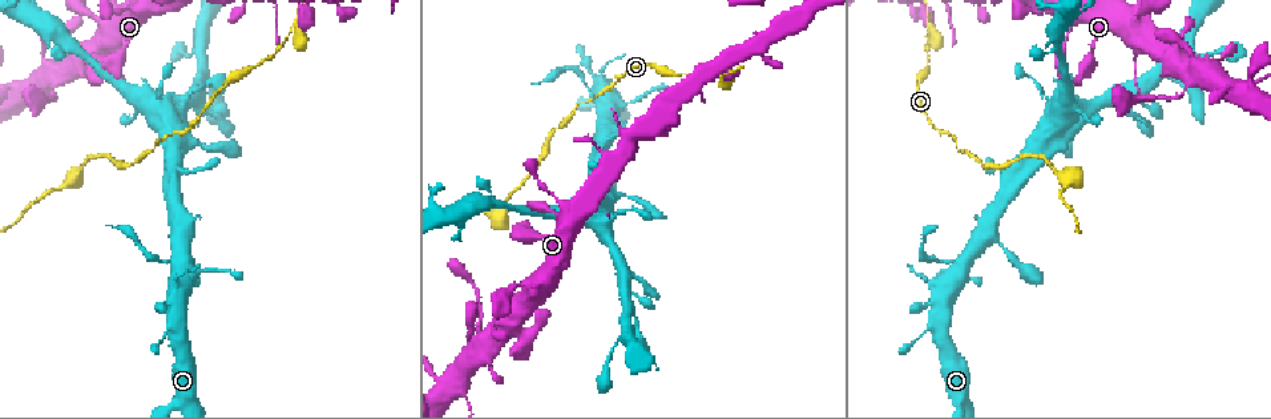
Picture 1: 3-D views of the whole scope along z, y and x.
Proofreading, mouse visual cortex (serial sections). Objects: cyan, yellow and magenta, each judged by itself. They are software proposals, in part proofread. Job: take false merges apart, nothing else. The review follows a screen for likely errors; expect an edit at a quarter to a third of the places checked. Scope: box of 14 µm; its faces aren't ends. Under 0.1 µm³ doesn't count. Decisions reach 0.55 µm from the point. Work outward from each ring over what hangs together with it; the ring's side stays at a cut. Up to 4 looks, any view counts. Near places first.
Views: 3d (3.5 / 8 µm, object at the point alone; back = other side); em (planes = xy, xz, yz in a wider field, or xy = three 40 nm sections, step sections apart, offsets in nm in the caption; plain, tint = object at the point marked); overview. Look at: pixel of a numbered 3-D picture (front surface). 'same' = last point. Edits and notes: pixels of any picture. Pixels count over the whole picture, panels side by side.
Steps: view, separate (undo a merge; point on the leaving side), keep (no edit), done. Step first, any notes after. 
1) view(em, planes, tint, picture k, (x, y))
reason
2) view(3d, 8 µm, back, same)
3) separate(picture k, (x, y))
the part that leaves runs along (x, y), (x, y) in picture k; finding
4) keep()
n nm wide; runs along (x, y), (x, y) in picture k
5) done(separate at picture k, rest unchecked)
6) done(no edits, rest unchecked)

view(3d, 3.5 µm, picture 1, (721, 77))
sharp bend

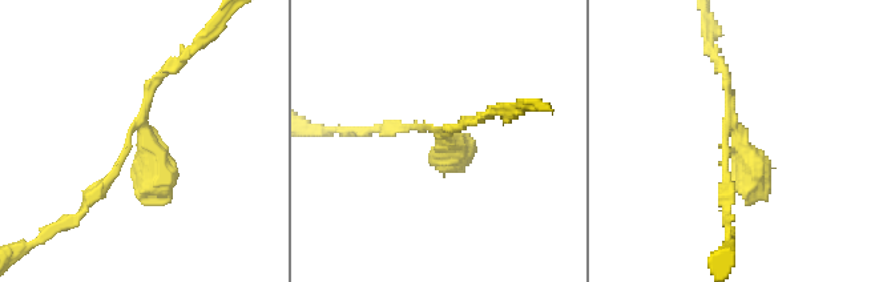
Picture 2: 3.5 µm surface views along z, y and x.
view(em, xy, step 2, tint, picture 2, (429, 125))

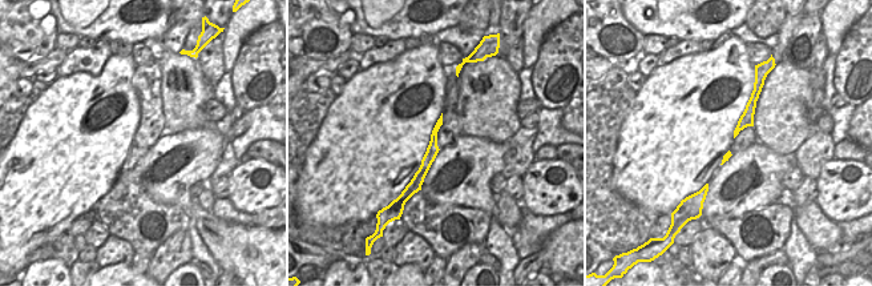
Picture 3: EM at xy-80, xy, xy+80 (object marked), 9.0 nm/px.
keep()
runs along (434, 137), (432, 152), (410, 189) in picture 3; all the same cell

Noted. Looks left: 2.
view(3d, 3.5 µm, picture 1, (440, 395))
sharp bend

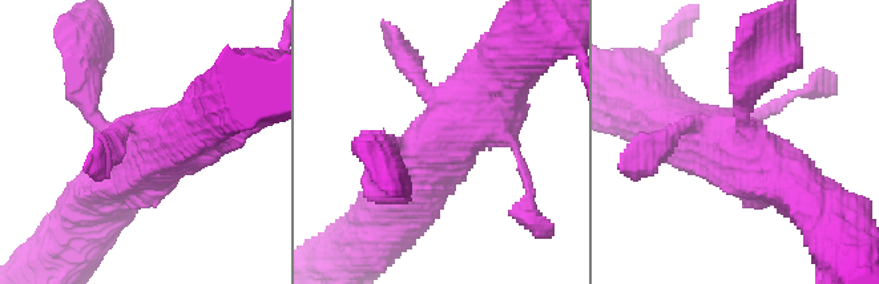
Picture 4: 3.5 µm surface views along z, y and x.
view(em, xy, step 5, tint, picture 4, (138, 143))

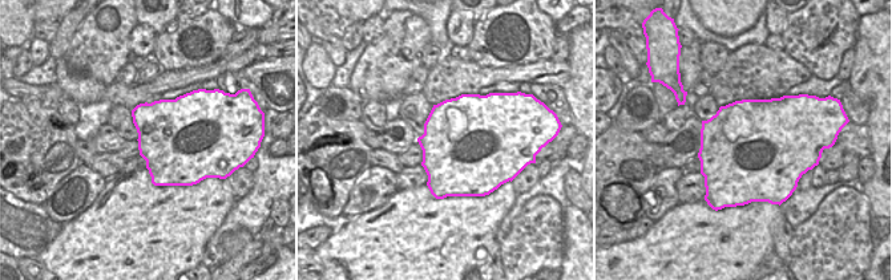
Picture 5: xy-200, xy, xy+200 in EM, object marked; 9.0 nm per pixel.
keep()
runs along (512, 57), (426, 149), (422, 177) in picture 4; all the same cell

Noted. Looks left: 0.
done(no edits, rest unchecked)

